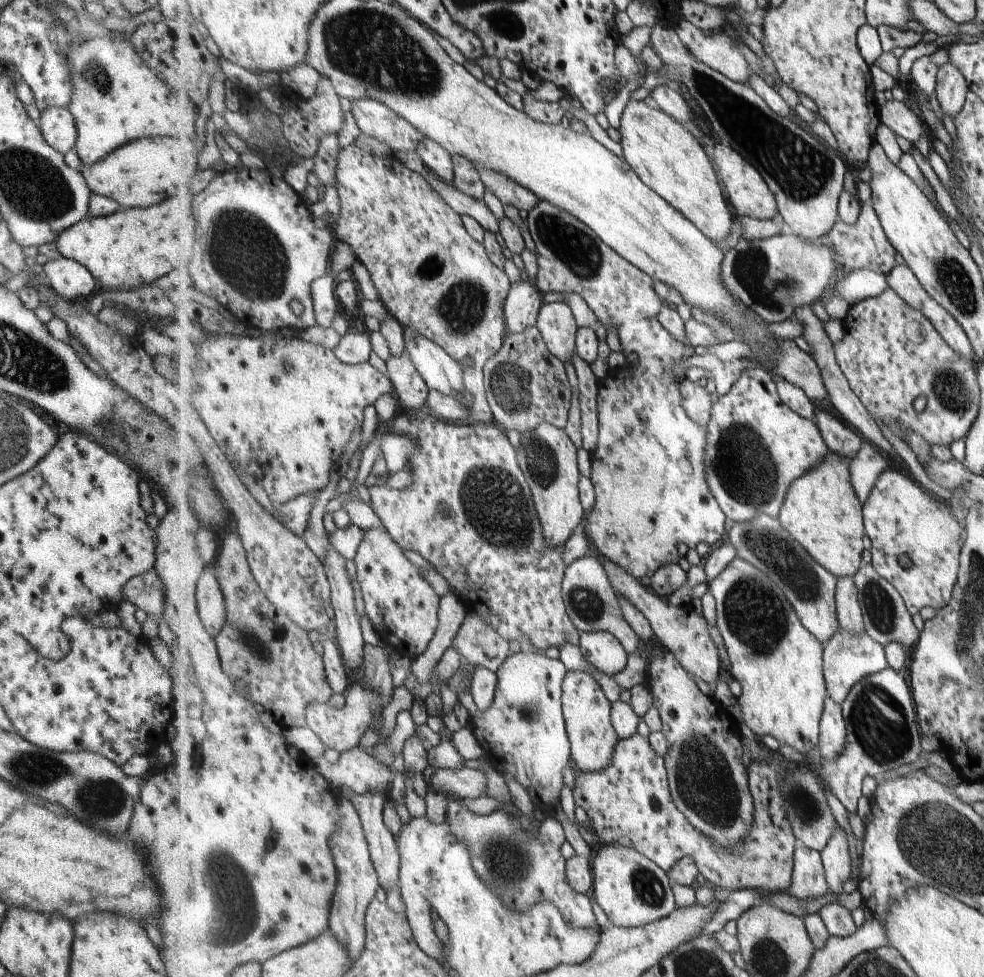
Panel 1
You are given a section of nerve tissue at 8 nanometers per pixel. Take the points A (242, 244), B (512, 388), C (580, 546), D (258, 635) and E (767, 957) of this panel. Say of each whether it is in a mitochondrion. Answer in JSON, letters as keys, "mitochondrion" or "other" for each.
{"A":"mitochondrion","B":"mitochondrion","C":"other","D":"mitochondrion","E":"mitochondrion"}

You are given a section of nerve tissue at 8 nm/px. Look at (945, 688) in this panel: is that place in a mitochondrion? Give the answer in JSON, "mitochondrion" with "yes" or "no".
{"mitochondrion":"no"}

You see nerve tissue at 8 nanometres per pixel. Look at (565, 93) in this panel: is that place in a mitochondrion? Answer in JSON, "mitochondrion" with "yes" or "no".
{"mitochondrion":"no"}

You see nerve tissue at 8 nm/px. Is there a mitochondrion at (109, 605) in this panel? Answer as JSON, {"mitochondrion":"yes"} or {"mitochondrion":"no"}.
{"mitochondrion":"no"}

